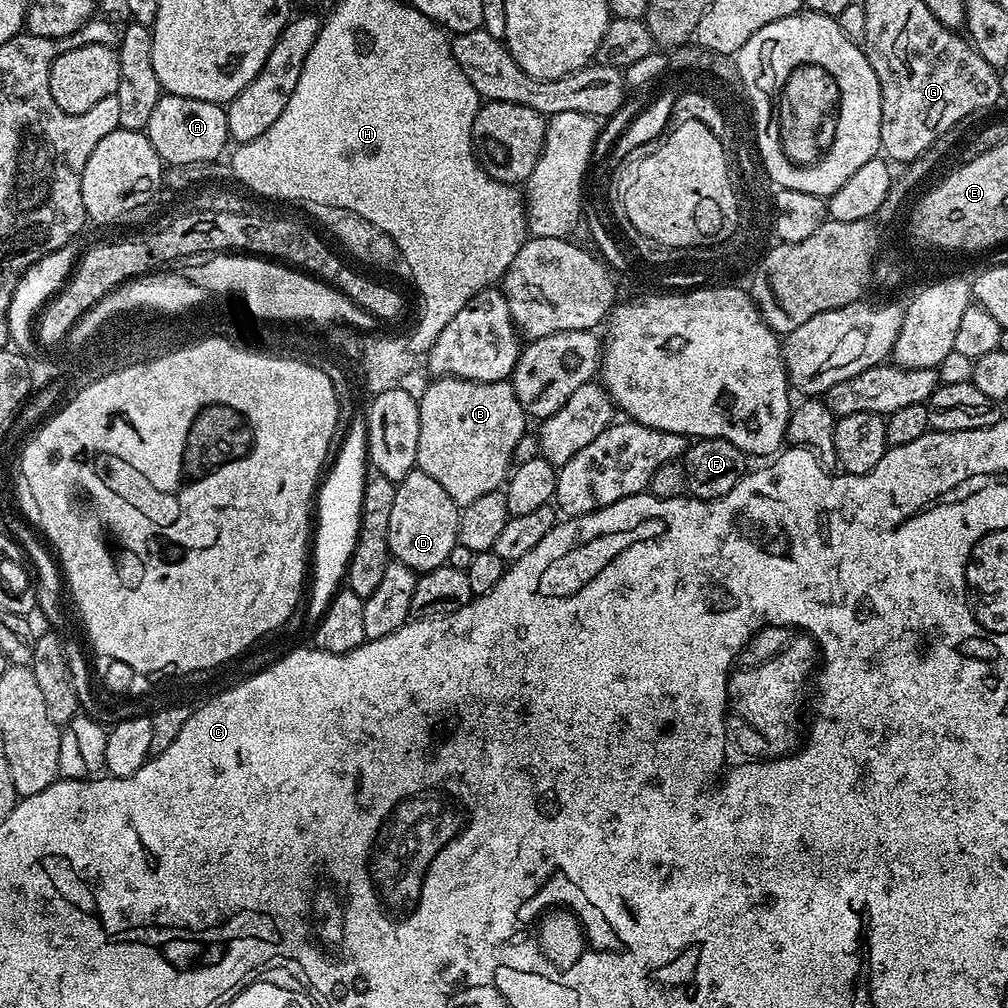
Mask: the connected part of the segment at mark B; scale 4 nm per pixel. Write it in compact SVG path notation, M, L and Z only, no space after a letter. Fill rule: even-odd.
M442 376L433 379L422 392L418 396L420 413L416 468L430 474L430 478L434 478L434 482L438 482L438 486L442 486L442 490L446 490L446 494L450 494L450 498L454 498L454 502L461 506L482 498L482 494L501 491L514 464L514 448L526 432L526 413L511 383L508 380L474 382L457 376Z

